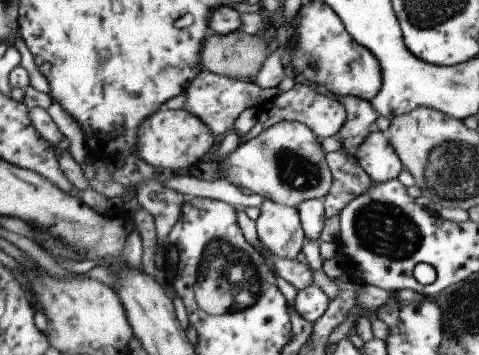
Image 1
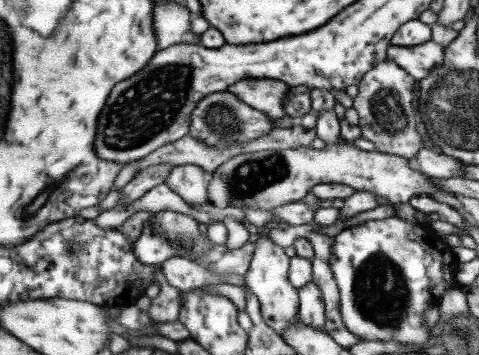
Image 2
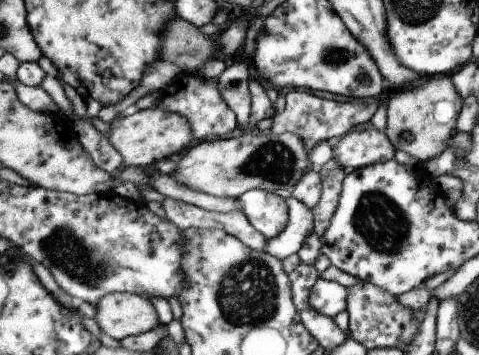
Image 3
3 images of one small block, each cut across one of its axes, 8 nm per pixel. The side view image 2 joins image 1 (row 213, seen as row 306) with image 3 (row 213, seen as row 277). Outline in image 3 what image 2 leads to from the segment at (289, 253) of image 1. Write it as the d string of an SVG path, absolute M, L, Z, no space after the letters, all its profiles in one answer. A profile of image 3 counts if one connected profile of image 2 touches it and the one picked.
M249 190L239 200L243 202L251 224L269 240L279 238L287 230L293 208L289 208L289 202L285 198L269 190Z

